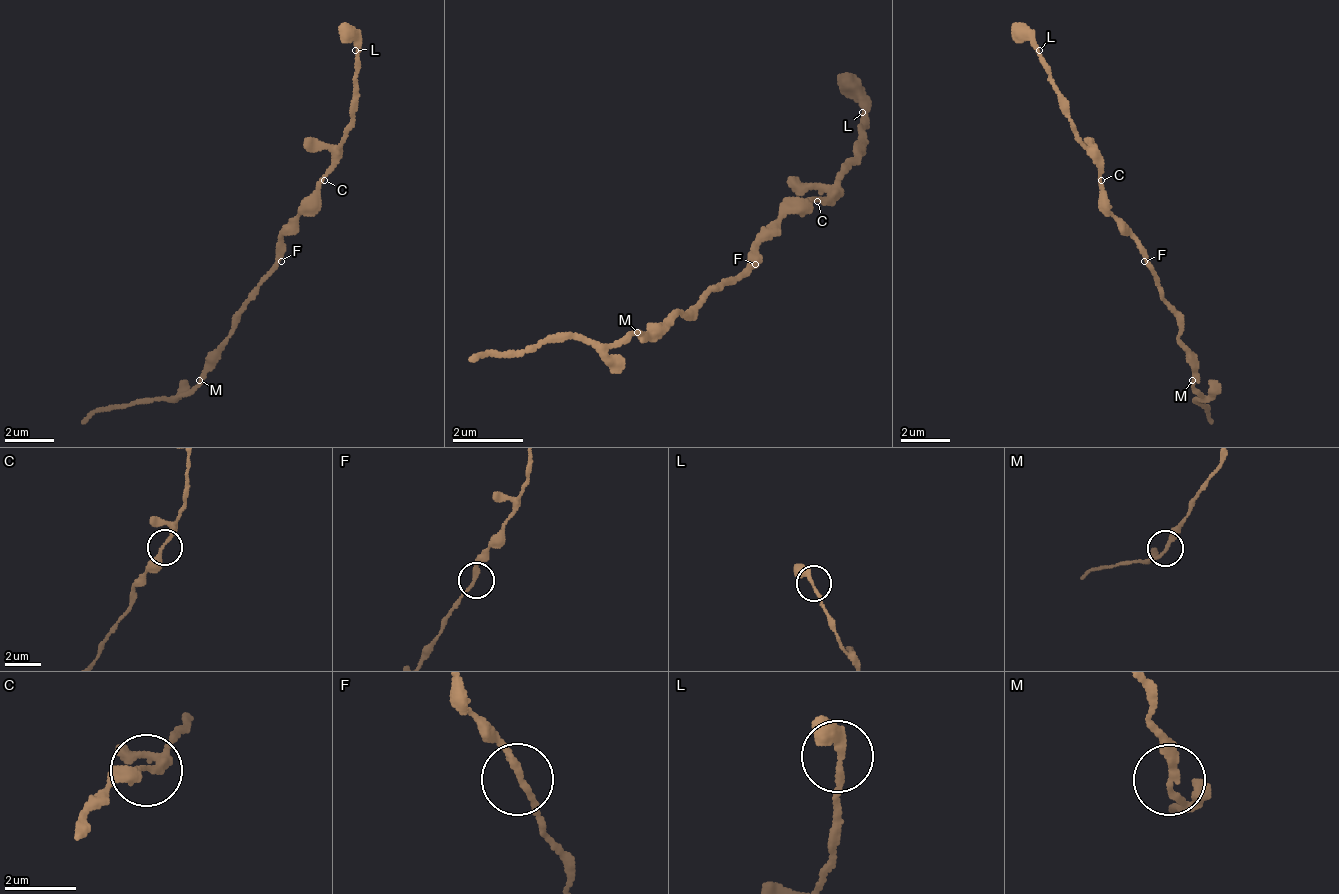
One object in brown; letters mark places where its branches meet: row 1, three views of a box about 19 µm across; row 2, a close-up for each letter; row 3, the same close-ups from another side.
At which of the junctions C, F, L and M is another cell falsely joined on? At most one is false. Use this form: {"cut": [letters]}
{"cut": ["M"]}

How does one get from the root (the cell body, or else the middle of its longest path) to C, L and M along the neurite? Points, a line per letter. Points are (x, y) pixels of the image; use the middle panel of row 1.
C: (746, 264), (755, 255), (755, 246), (791, 210), (800, 210), (809, 201), (817, 201)
L: (746, 264), (755, 255), (755, 246), (791, 210), (800, 210), (809, 201), (817, 201), (862, 157), (862, 112)
M: (746, 264), (720, 290), (711, 290), (684, 317), (675, 317), (666, 326), (657, 326), (649, 335), (640, 335)

